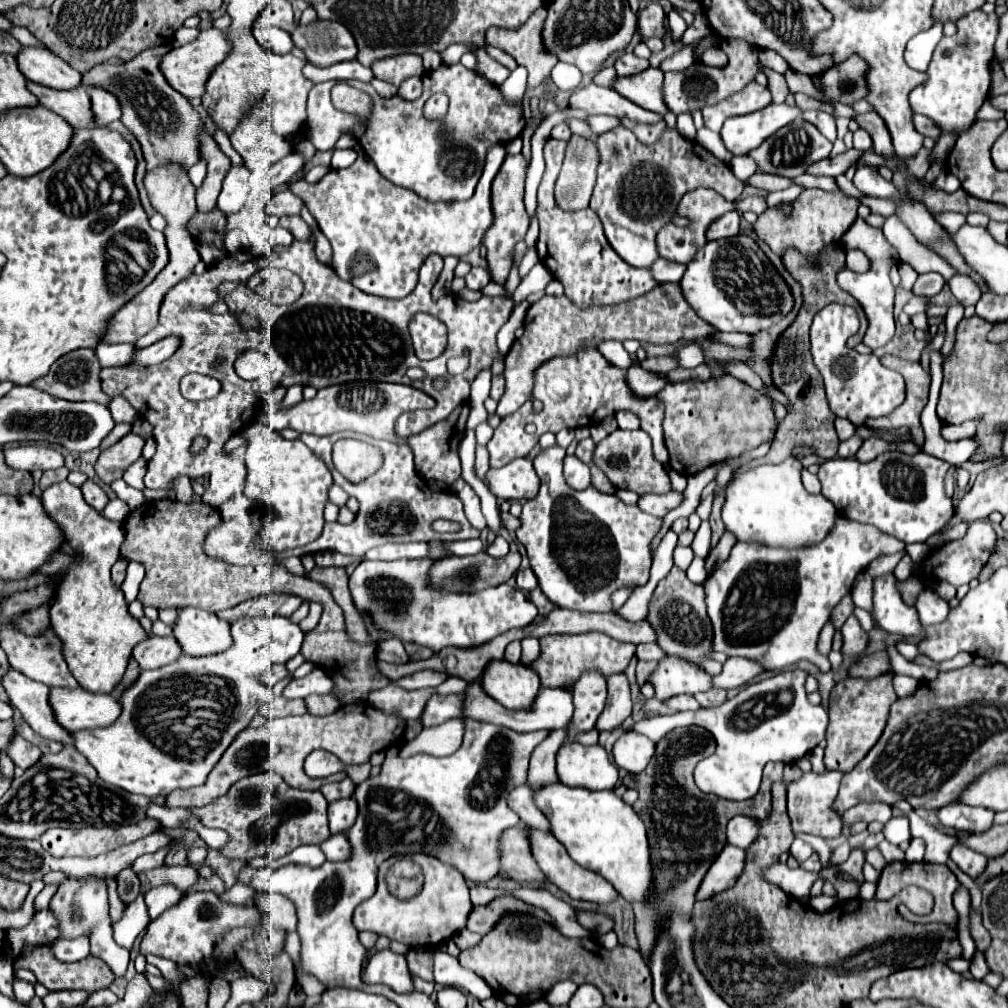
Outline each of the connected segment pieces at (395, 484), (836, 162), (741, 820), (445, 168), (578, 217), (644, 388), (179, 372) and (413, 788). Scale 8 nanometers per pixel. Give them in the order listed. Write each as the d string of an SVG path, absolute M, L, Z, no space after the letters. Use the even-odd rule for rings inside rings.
M301 433L299 437L315 455L319 455L329 471L333 473L333 481L335 485L339 485L343 491L347 491L347 495L355 497L359 501L359 513L357 519L351 524L340 524L338 522L325 523L325 529L321 533L319 539L315 539L309 545L297 547L297 549L285 550L275 556L279 559L288 557L303 557L309 553L319 553L319 551L337 551L343 555L355 555L355 557L363 557L365 551L387 543L387 541L457 541L457 539L473 539L479 537L479 531L475 527L471 527L471 523L467 521L465 513L463 513L463 503L457 497L457 493L453 491L431 491L427 481L421 479L421 475L417 475L414 465L413 451L407 445L395 445L389 441L375 441L371 437L359 435L359 433L333 433L327 437L317 437L317 435L309 435L309 433ZM343 437L357 437L363 441L369 441L373 445L377 445L383 453L383 465L377 473L373 473L371 477L359 481L359 483L351 483L347 481L333 465L331 461L331 447L337 439ZM435 519L449 519L449 521L457 521L461 525L461 531L457 533L435 533L431 531L431 523Z
M849 149L841 155L835 155L835 157L827 157L827 159L821 159L817 163L813 163L807 173L813 173L813 175L827 175L827 177L837 177L841 173L845 173L851 165L855 165L859 159L861 159L863 153L859 153L857 149Z
M737 815L727 825L727 841L743 849L747 849L757 839L757 833L759 833L759 821L751 817Z
M441 65L437 71L425 73L423 95L415 101L405 101L399 95L383 99L369 83L349 81L351 87L365 91L373 99L369 119L365 121L357 115L353 116L353 113L339 111L333 105L331 87L335 85L335 81L325 81L311 89L307 101L308 139L320 151L327 151L335 148L337 139L343 134L355 133L361 147L385 179L415 191L431 203L455 203L469 199L483 171L489 143L511 141L521 135L525 127L523 109L507 105L499 93L499 87L463 65ZM439 91L445 91L449 97L449 113L443 121L427 121L421 109L425 101Z
M549 139L545 143L545 175L537 191L537 217L541 233L537 239L537 253L543 265L553 273L557 281L563 283L565 295L579 309L589 309L597 305L617 305L629 299L645 295L655 285L653 273L649 269L635 269L627 265L609 245L603 235L603 227L598 215L590 208L575 212L561 211L553 199L553 185L559 175L567 141Z
M643 367L627 369L627 385L635 397L653 397L665 387L665 375L655 375L645 371Z
M293 241L285 249L285 267L297 273L303 279L303 295L293 305L273 305L271 301L263 299L249 287L241 285L237 291L229 293L225 297L225 303L231 313L243 311L243 309L255 309L261 325L255 331L243 331L239 329L233 315L215 315L209 309L217 303L215 287L221 281L243 281L243 261L239 261L235 255L229 255L221 261L217 261L213 267L209 267L203 275L191 275L189 279L183 279L177 283L169 295L165 295L165 301L159 311L159 325L143 335L135 347L151 345L159 339L165 339L169 335L177 335L181 339L181 347L163 361L157 369L145 369L145 367L123 367L127 373L115 373L115 387L111 387L111 373L113 369L101 369L101 387L109 397L125 397L141 417L145 417L149 423L153 423L155 431L155 443L157 453L147 461L147 475L145 475L145 487L147 489L163 489L167 491L167 499L175 499L175 479L177 477L201 477L211 475L213 483L207 487L205 503L211 507L219 507L229 497L241 493L245 483L245 463L237 457L231 457L225 451L225 443L231 435L243 431L257 419L257 414L264 411L265 417L268 412L277 413L277 401L271 398L271 393L278 385L313 385L317 389L347 383L347 381L389 381L389 383L403 383L411 385L415 389L427 391L437 401L437 407L428 414L414 412L404 413L396 421L395 431L399 437L411 437L421 433L423 429L435 425L437 421L447 419L463 401L469 399L471 383L477 377L477 373L483 367L491 367L493 359L497 357L499 349L495 343L497 331L507 323L513 303L509 297L481 297L477 303L463 301L459 295L445 295L443 299L435 301L431 299L431 287L435 285L443 259L439 255L429 255L419 271L417 287L401 301L381 299L367 295L353 287L351 283L345 283L329 265L319 263L315 257L315 245L313 243L301 243ZM425 311L433 317L439 317L443 323L449 325L449 345L445 353L433 361L421 361L415 357L411 347L411 337L407 323L413 313ZM241 351L261 351L267 355L267 373L257 379L243 379L235 373L233 363L241 355ZM463 353L469 353L469 367L461 375L449 375L447 373L447 355L459 357ZM215 357L223 357L225 361L219 367L211 367L211 361ZM419 367L427 375L421 381L413 381L407 377L407 369ZM279 371L279 384L272 383L270 376ZM187 373L205 373L215 377L221 383L221 391L211 401L189 401L183 399L179 391L179 381ZM439 375L447 375L449 387L443 391L435 391L431 381ZM197 435L209 437L209 447L201 455L191 455L189 445Z
M465 715L465 737L459 751L449 757L431 757L431 755L413 755L409 759L401 759L399 748L392 746L385 753L383 771L377 777L371 777L357 785L355 797L359 803L359 817L355 825L345 831L351 855L337 863L323 863L317 869L307 865L285 865L281 869L253 869L245 867L239 875L241 883L251 885L255 891L263 893L281 893L289 897L297 907L297 933L301 937L301 961L303 969L313 973L325 987L349 987L363 989L369 993L385 995L391 999L391 989L387 985L365 985L359 979L359 969L365 959L365 947L357 939L357 929L351 921L355 907L369 899L377 887L377 867L381 861L393 855L397 849L399 857L413 855L423 851L425 855L433 855L443 863L455 867L465 879L471 879L477 885L487 883L491 877L499 873L499 839L501 833L519 823L519 815L509 809L507 793L509 787L521 787L527 783L527 765L533 749L547 737L547 731L533 733L517 733L509 731L509 727L477 721Z

